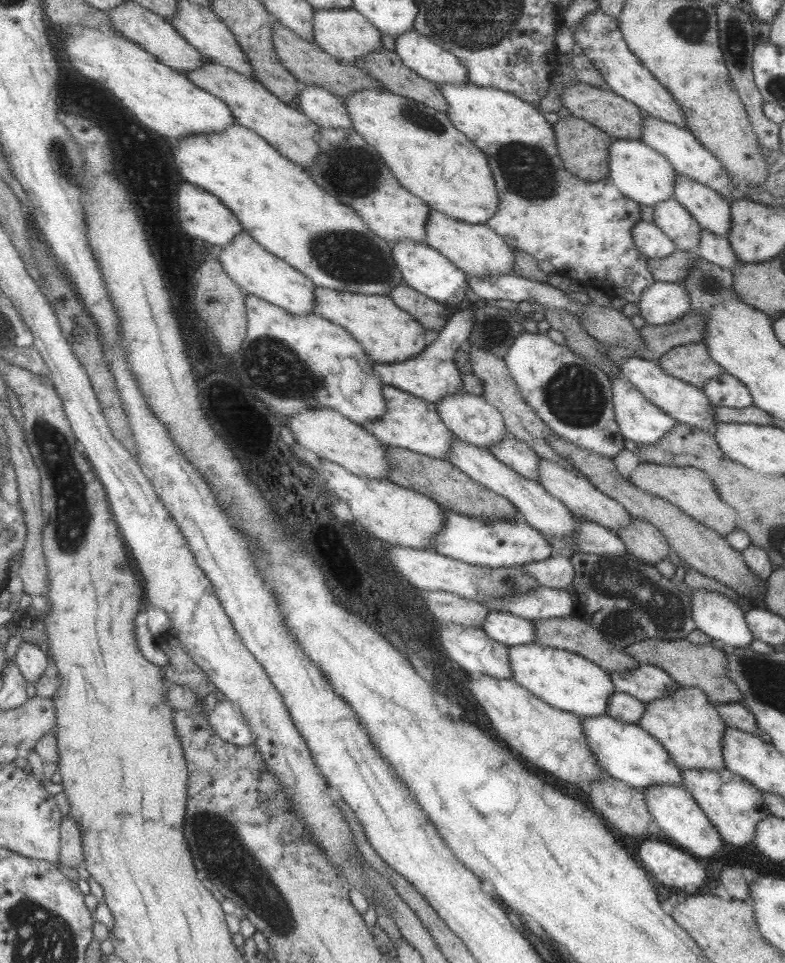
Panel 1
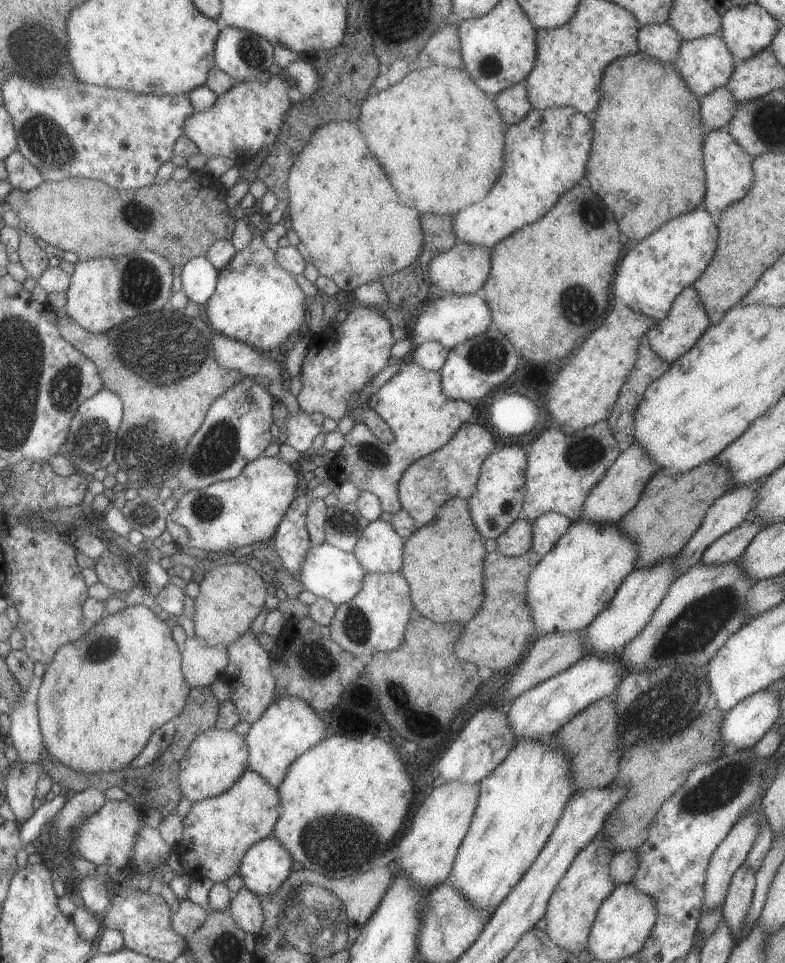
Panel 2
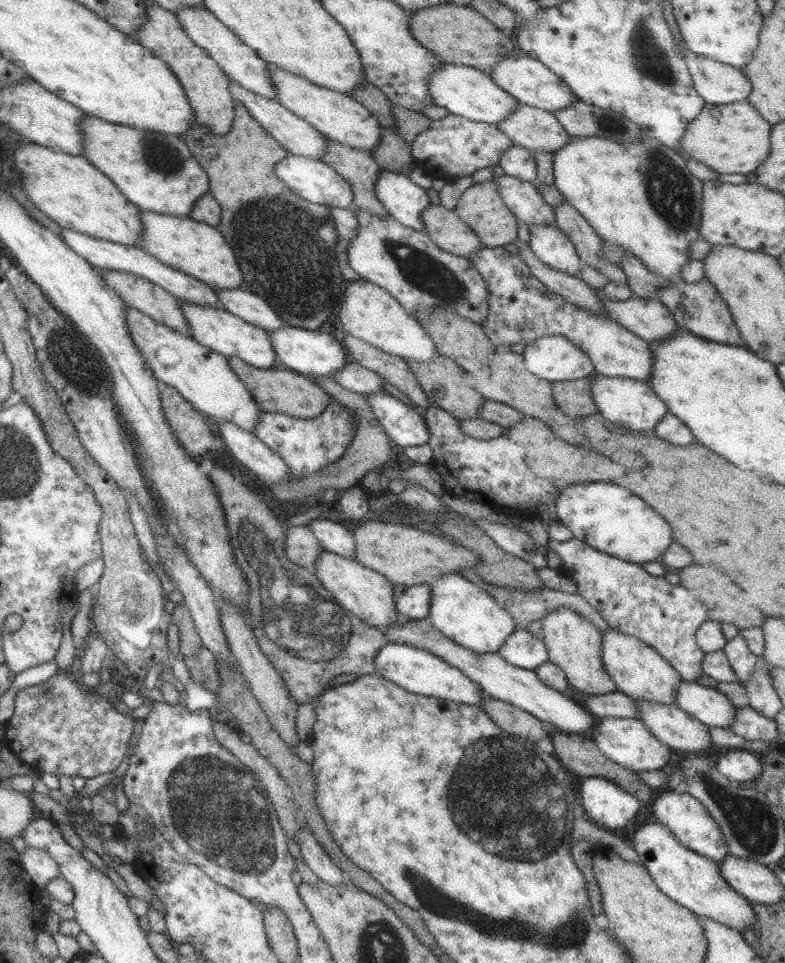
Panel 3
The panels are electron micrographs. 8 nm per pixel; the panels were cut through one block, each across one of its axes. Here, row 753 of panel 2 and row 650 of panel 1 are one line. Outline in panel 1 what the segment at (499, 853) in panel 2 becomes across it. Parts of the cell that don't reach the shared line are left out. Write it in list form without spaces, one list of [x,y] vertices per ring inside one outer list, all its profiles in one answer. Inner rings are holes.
[[[533,642],[508,647],[511,678],[550,707],[571,712],[580,718],[603,716],[607,700],[615,692],[609,673],[583,656]]]

